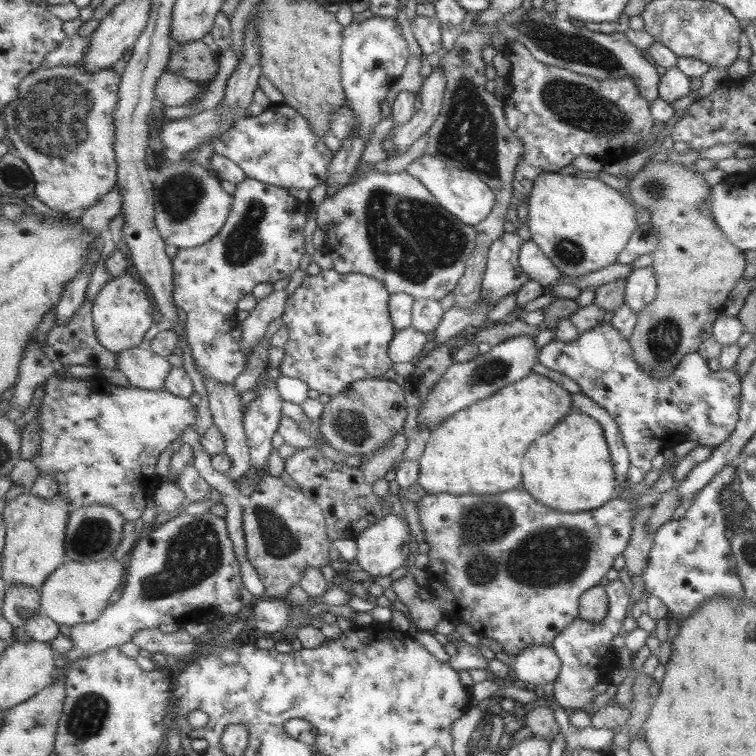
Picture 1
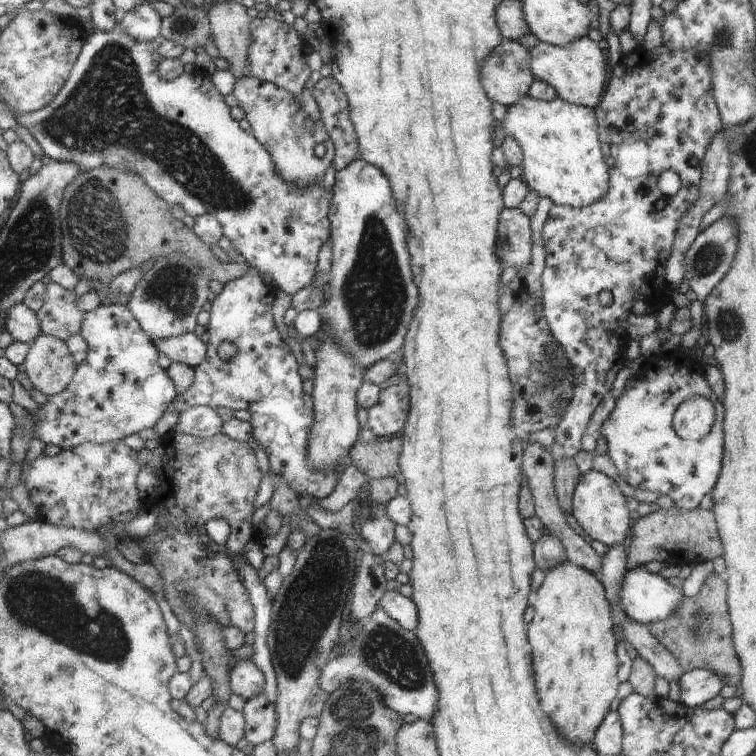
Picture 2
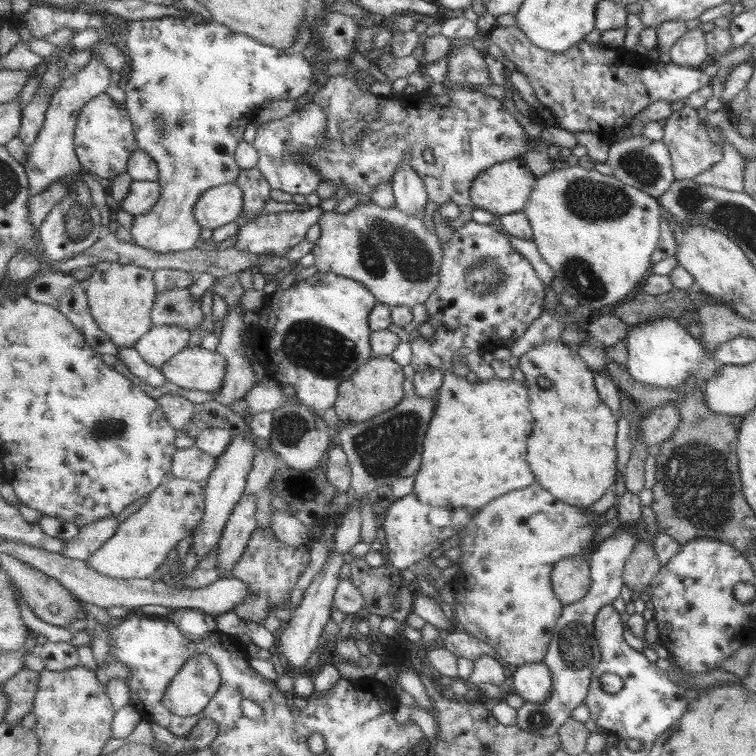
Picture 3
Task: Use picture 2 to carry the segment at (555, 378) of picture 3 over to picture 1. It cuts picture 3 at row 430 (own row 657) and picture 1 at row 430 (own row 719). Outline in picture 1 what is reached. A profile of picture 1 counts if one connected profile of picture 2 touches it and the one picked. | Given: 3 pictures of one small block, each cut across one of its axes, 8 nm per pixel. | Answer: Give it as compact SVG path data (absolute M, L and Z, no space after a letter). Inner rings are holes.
M573 407L568 416L561 420L561 424L557 424L557 430L551 430L551 434L541 436L529 448L529 454L525 454L525 458L527 458L527 470L523 482L524 489L553 510L569 513L589 511L605 505L615 496L615 467L611 466L611 451L604 438L604 429L596 419Z

